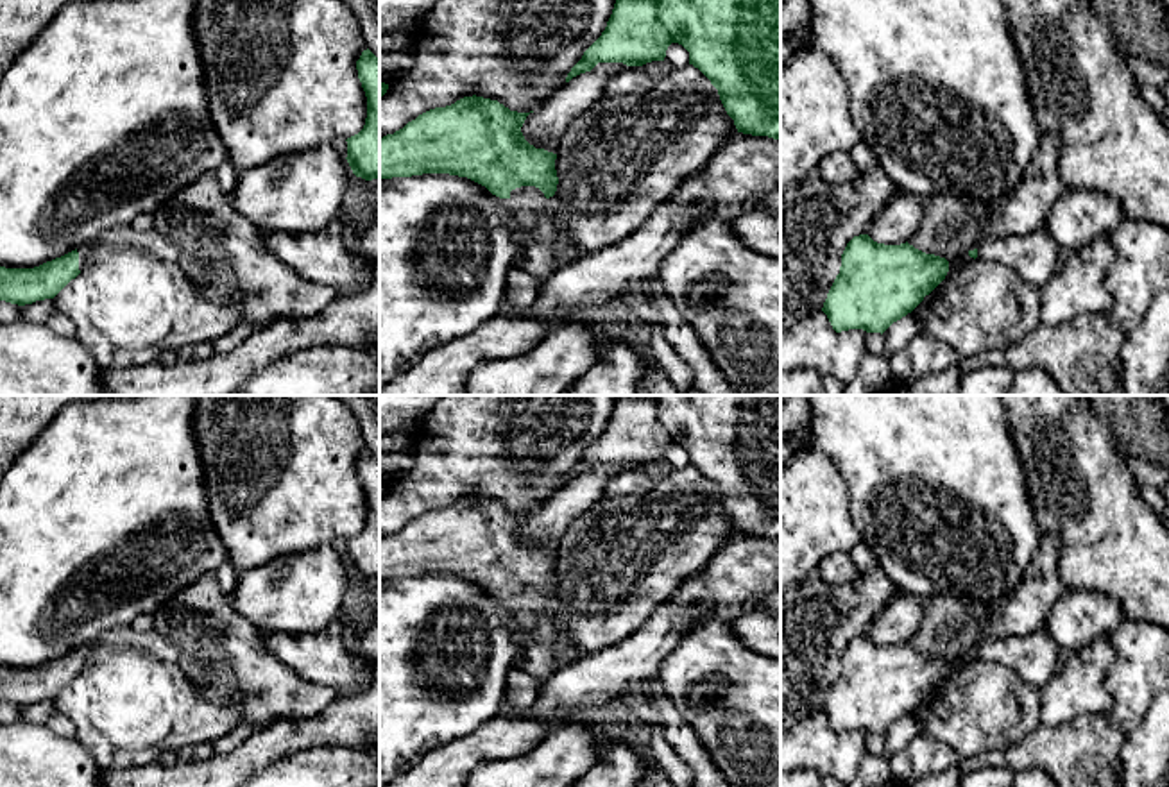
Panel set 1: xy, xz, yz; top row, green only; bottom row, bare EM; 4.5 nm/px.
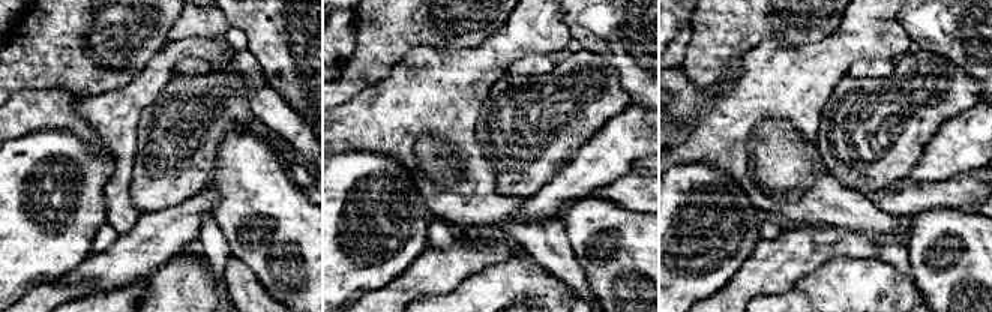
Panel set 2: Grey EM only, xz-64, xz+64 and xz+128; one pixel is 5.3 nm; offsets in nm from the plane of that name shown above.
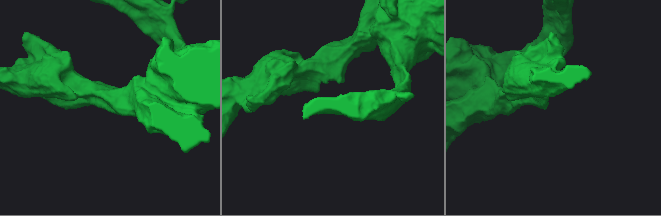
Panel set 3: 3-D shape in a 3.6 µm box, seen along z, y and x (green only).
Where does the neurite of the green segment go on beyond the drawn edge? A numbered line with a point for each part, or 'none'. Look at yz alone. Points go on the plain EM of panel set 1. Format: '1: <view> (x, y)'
1: yz (1035, 659)

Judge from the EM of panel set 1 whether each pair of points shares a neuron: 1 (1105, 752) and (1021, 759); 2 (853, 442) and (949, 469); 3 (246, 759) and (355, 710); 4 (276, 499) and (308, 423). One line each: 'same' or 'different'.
1: same
2: same
3: same
4: same

